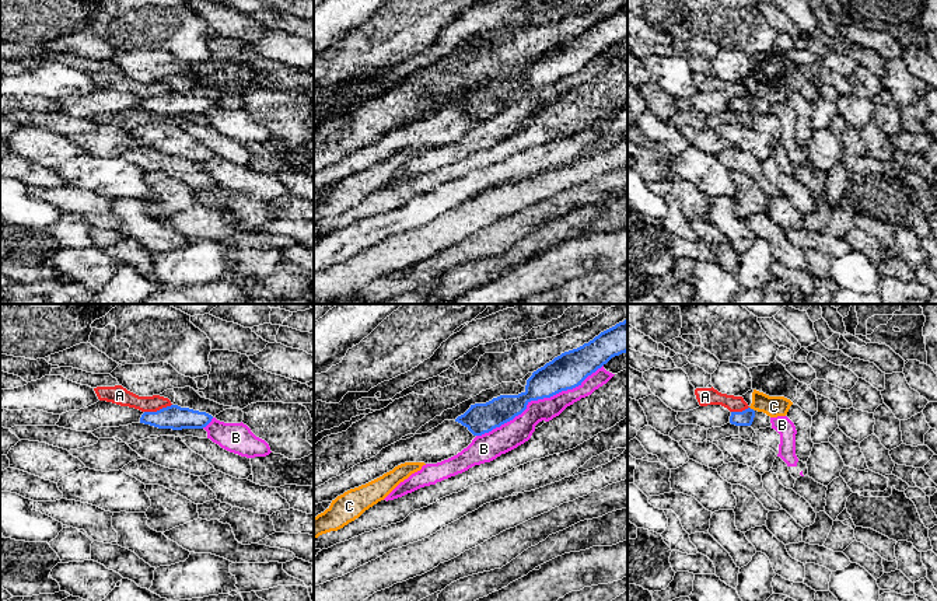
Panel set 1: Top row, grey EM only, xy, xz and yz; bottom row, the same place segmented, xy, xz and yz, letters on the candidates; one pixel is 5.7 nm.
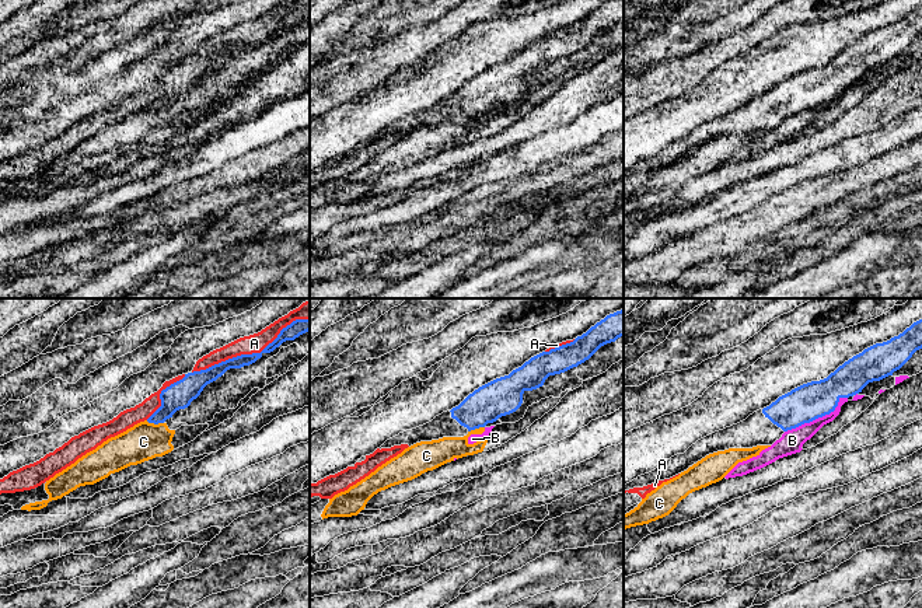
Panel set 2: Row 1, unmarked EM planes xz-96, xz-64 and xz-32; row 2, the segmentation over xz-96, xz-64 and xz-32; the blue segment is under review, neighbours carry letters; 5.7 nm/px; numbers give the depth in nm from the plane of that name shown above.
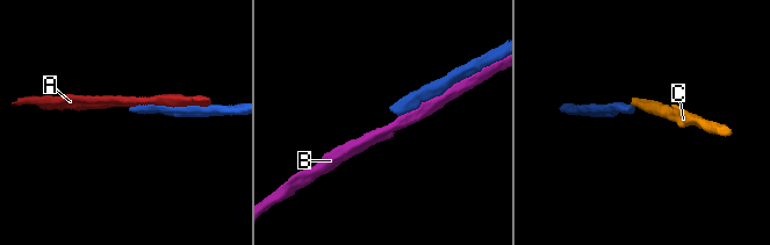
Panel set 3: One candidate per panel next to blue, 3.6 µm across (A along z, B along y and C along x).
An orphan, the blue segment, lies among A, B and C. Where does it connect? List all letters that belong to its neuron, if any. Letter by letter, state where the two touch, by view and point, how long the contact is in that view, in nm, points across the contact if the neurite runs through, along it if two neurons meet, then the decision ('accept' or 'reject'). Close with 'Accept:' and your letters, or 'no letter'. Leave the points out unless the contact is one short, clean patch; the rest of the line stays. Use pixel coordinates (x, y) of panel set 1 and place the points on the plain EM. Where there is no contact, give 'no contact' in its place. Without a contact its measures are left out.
A: xy (157, 97) | 170 nm | reject
B: xz (538, 84) | 850 nm | reject
C: yz (752, 95) | 40 nm | along yz (750, 93), (754, 97) | reject
Accept: no letter

